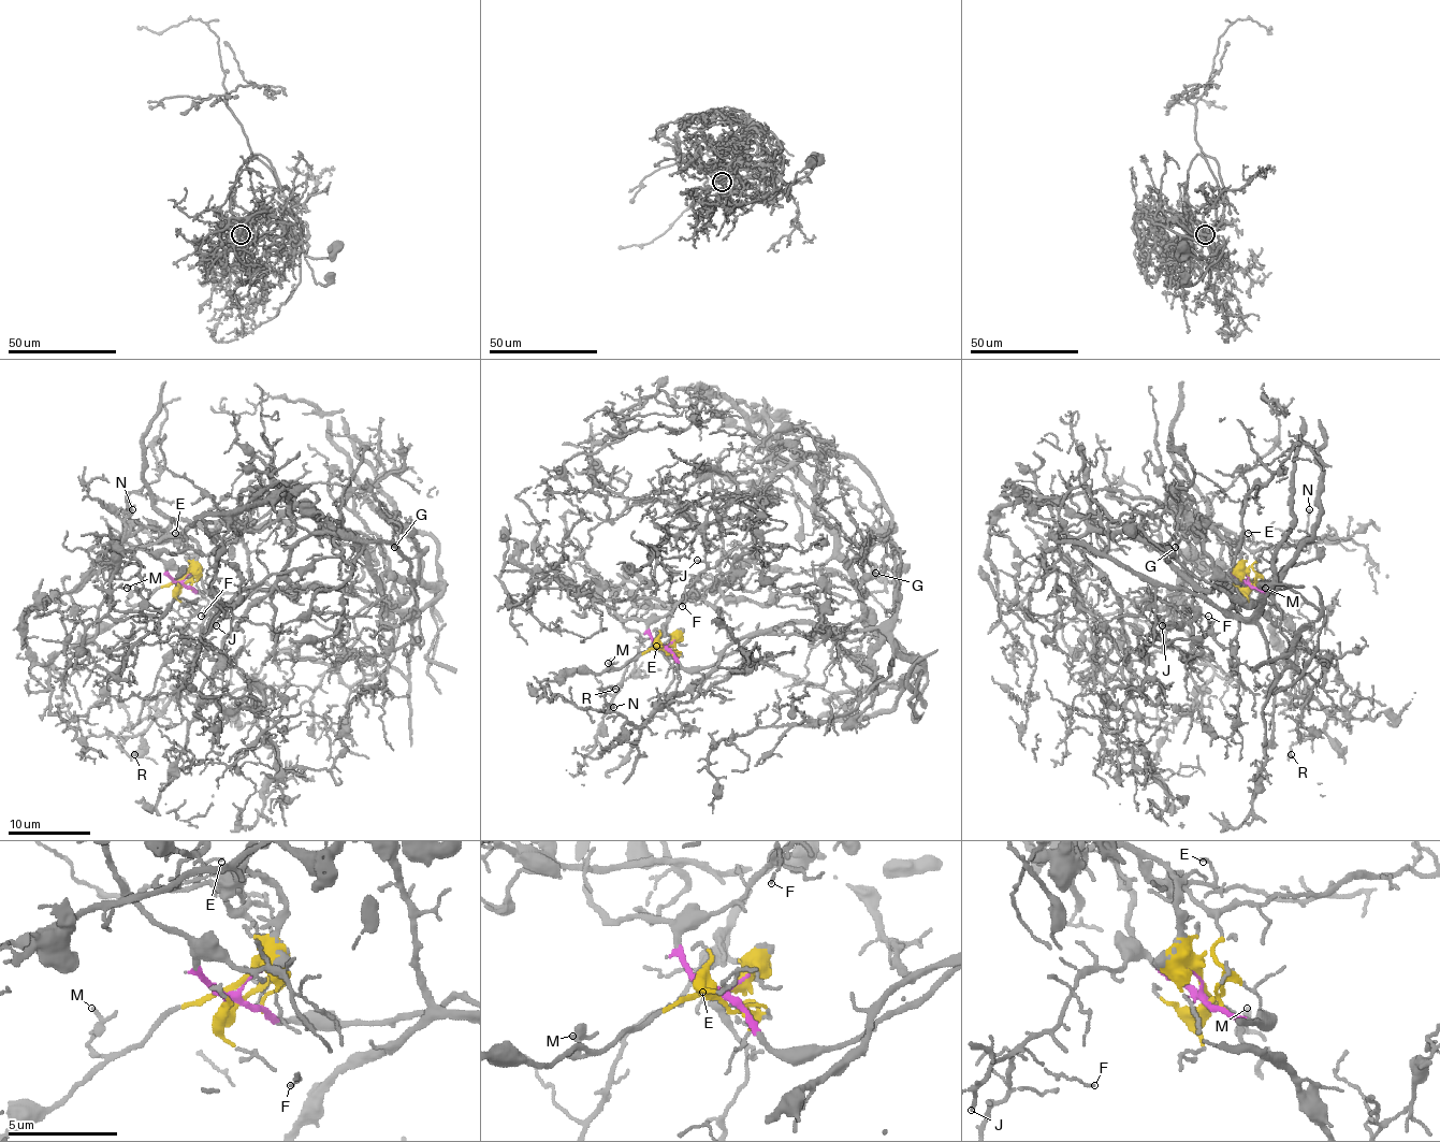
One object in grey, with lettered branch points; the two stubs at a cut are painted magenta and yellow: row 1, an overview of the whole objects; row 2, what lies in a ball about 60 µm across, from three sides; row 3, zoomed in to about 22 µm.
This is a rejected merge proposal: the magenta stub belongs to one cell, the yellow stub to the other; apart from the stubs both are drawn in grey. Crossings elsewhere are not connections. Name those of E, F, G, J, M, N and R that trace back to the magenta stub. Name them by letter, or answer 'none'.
F, J

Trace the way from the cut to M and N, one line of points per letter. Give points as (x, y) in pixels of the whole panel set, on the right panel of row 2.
M: (1248, 580), (1270, 605), (1273, 601), (1264, 587)
N: (1248, 580), (1250, 566), (1256, 558), (1246, 541), (1264, 541), (1275, 548), (1308, 544), (1309, 508)

